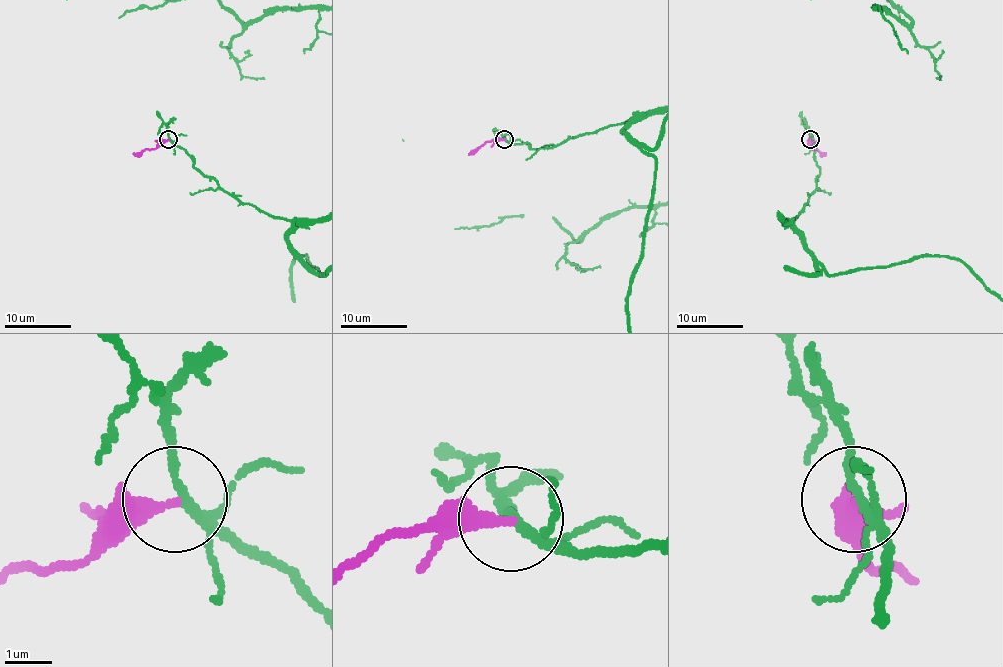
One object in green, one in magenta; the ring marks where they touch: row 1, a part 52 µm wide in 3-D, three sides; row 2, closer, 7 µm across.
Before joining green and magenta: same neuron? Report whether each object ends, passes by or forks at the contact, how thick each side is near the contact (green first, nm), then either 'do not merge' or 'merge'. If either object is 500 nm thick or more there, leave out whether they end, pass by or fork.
green forks there; magenta ends there; 170 nm thick on the green side, 320 nm on the other; do not merge

